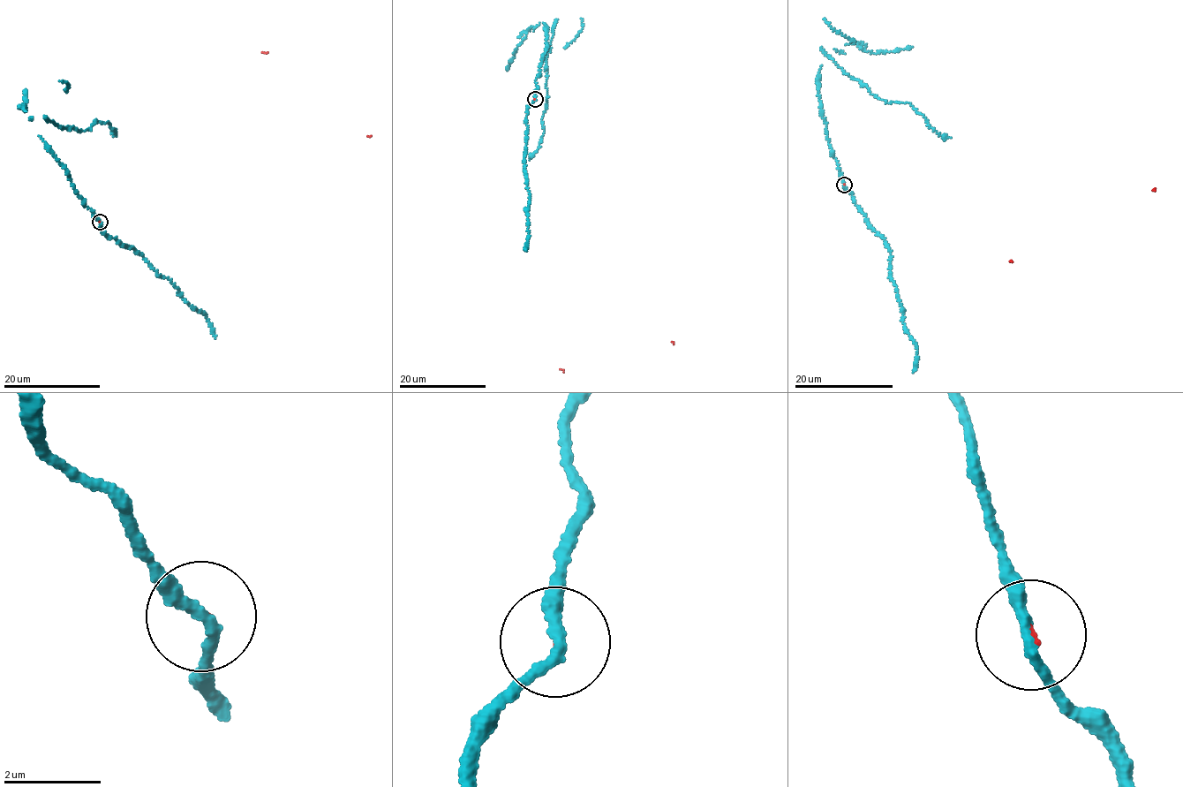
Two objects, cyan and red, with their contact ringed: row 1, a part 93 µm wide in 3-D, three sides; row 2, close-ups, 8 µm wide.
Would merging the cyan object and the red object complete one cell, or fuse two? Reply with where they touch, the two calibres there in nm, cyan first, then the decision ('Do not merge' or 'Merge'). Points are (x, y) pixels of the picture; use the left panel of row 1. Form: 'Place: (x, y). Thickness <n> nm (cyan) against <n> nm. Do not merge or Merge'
Place: (100, 222). Thickness 240 nm (cyan) against 50 nm. Do not merge

